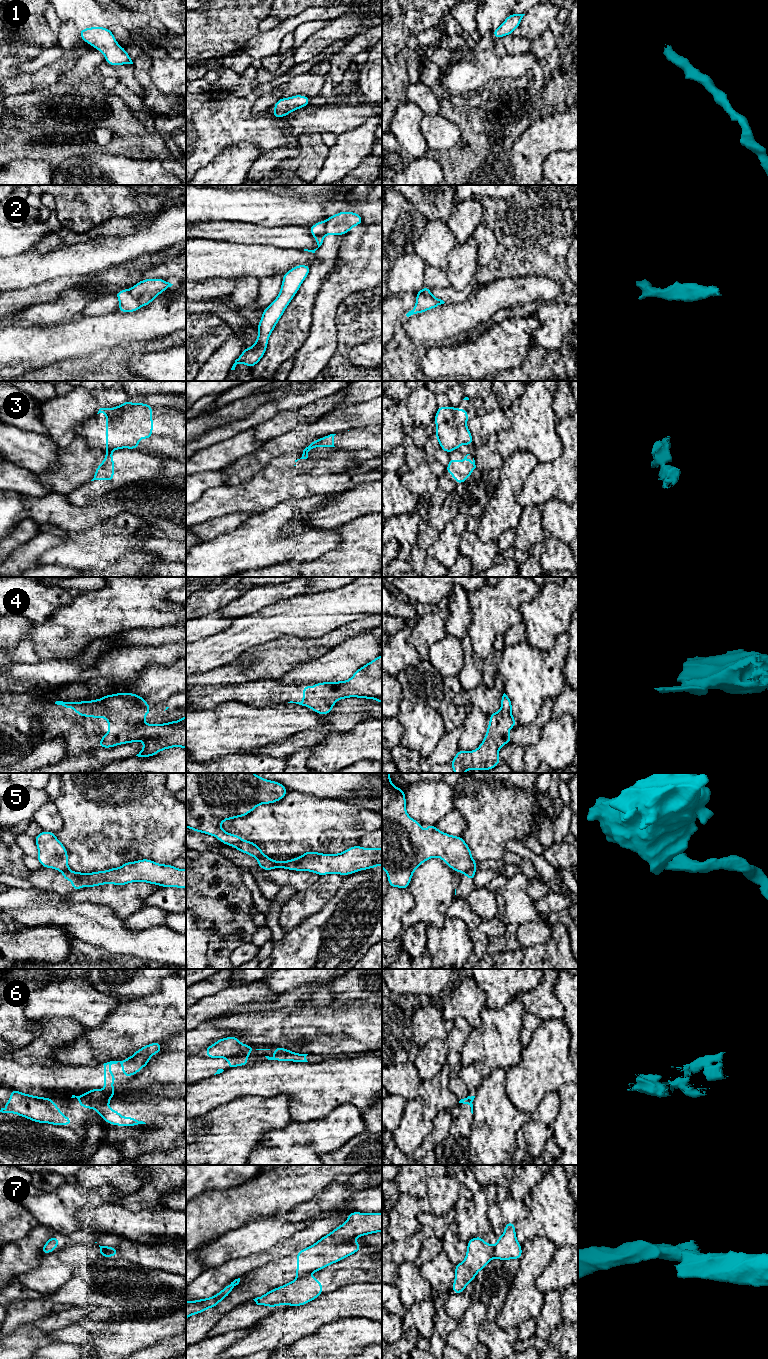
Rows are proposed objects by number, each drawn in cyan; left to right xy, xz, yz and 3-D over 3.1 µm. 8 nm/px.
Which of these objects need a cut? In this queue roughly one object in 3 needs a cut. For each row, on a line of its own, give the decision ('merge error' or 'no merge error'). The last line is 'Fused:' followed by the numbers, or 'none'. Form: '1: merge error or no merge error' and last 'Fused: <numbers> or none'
1: no merge error
2: merge error
3: merge error
4: no merge error
5: merge error
6: merge error
7: merge error
Fused: 2, 3, 5, 6, 7

